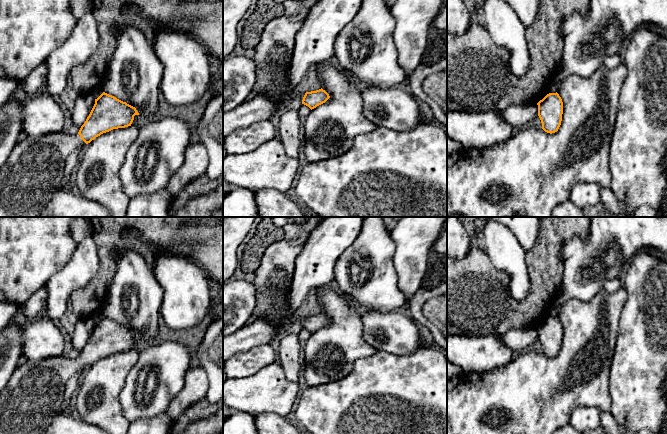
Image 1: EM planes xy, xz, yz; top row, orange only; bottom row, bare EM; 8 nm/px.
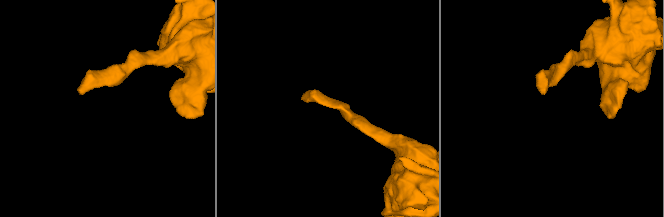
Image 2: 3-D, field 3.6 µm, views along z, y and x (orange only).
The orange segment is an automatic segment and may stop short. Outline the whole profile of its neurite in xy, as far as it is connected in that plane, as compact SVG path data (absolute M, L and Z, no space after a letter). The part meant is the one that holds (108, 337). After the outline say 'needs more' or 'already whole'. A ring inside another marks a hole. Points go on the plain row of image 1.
M103 316L95 323L95 328L78 357L49 357L37 362L27 361L17 367L0 394L0 434L41 434L49 421L61 412L66 385L70 378L77 373L84 373L88 367L103 357L131 350L135 339L139 339L135 331Z; needs more

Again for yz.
M557 316L549 317L537 329L542 353L550 358L557 356L563 338L563 326L559 318Z; already whole

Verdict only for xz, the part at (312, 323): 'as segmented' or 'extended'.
extended

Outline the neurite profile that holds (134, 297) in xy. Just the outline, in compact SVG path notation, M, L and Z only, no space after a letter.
M116 249L114 259L117 268L105 296L102 314L135 331L140 340L153 344L158 335L163 288L157 281L153 269L139 252L133 249Z

